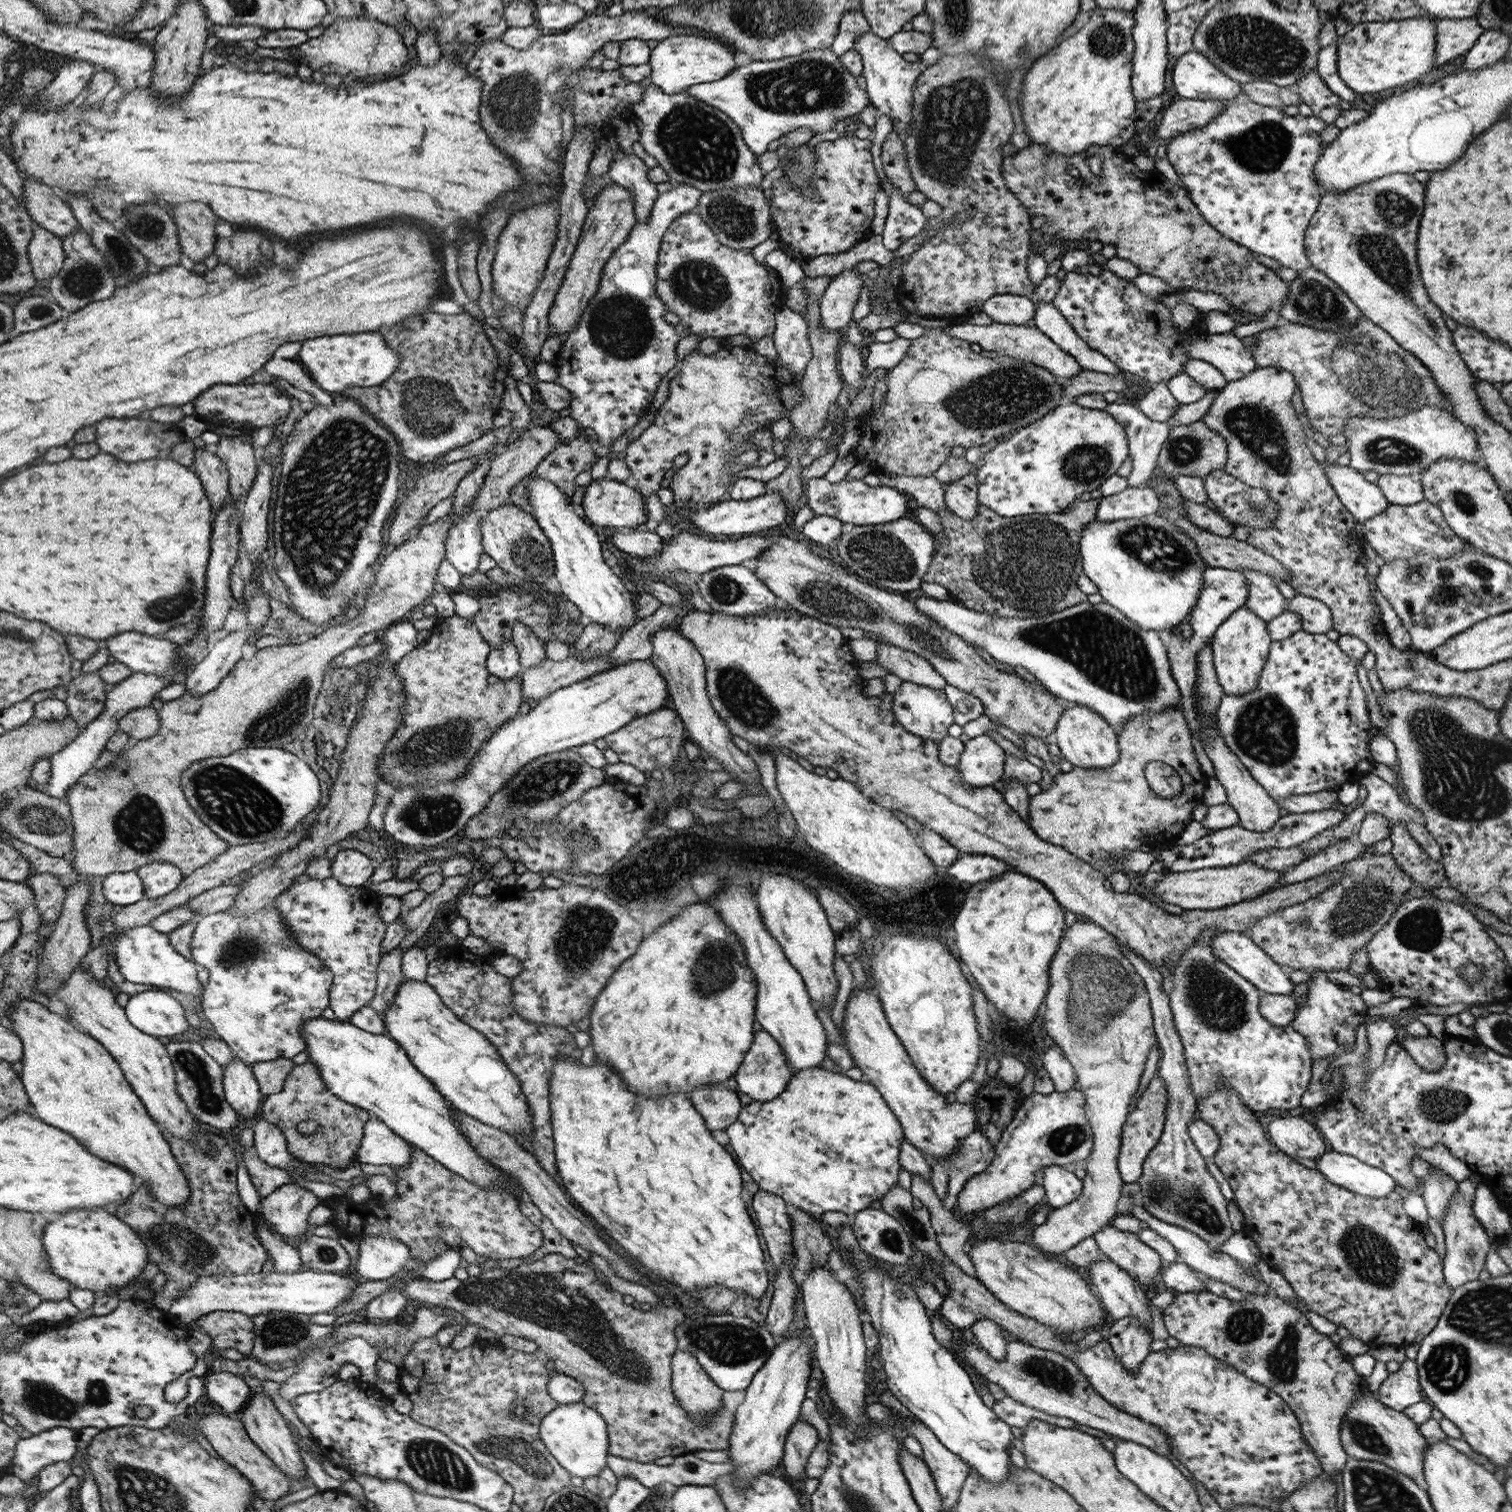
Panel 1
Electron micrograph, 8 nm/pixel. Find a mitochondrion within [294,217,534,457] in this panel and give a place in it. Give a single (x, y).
(430, 408)

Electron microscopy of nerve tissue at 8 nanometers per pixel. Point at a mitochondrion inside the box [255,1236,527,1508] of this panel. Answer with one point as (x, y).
(430, 1460)

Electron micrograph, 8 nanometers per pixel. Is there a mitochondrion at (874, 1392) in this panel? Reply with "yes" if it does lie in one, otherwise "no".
no

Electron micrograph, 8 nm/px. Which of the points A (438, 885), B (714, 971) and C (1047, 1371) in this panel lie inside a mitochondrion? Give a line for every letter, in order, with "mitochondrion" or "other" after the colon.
A: other
B: mitochondrion
C: mitochondrion

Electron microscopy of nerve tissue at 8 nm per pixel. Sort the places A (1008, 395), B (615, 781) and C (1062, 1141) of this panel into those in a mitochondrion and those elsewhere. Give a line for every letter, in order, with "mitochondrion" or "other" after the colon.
A: mitochondrion
B: other
C: mitochondrion

